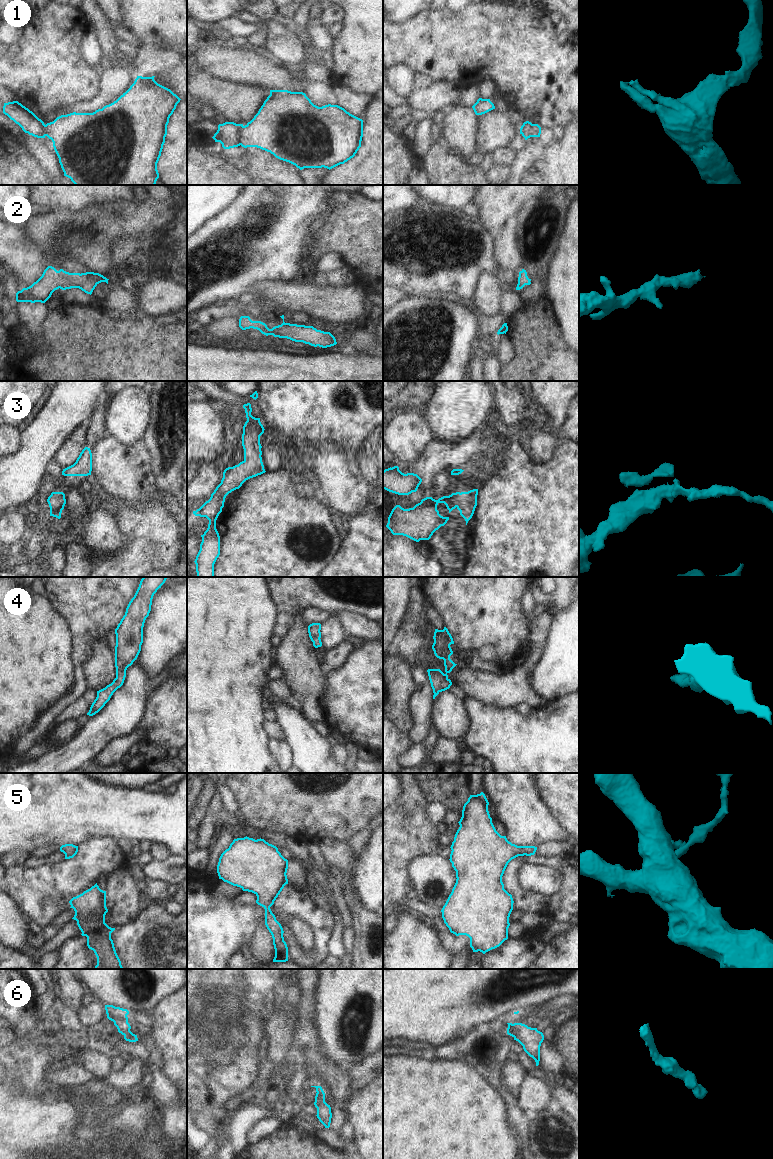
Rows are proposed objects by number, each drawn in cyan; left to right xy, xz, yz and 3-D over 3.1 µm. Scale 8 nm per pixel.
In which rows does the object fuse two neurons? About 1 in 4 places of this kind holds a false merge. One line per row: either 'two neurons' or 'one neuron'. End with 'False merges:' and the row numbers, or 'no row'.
1: two neurons
2: one neuron
3: one neuron
4: one neuron
5: one neuron
6: one neuron
False merges: 1

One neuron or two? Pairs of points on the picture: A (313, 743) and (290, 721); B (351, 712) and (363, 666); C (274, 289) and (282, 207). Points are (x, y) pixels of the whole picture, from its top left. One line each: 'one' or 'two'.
A: one
B: one
C: two

